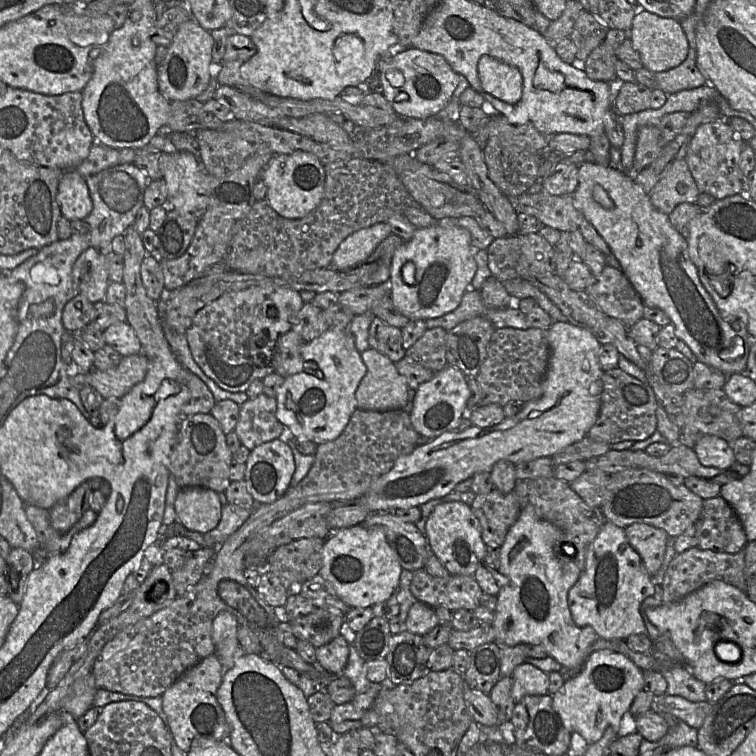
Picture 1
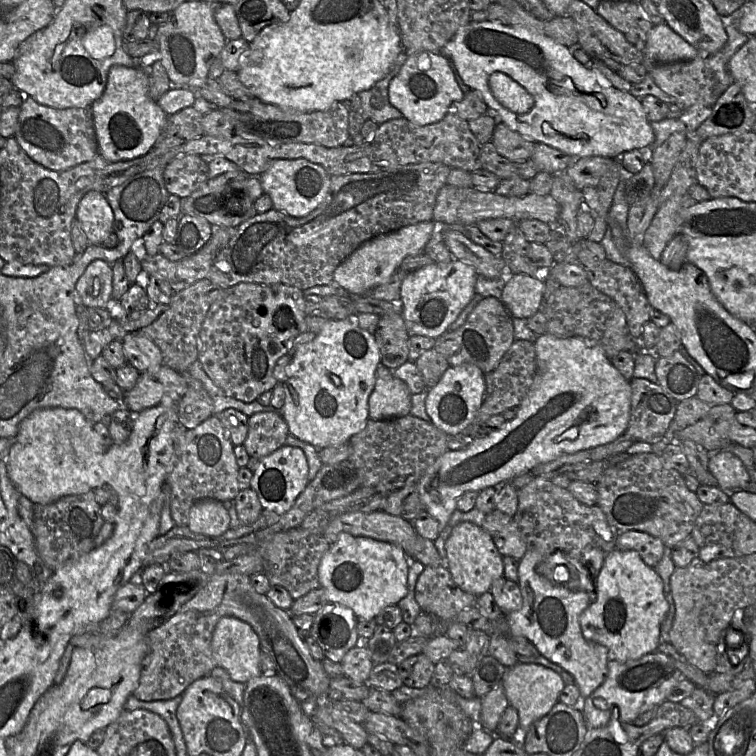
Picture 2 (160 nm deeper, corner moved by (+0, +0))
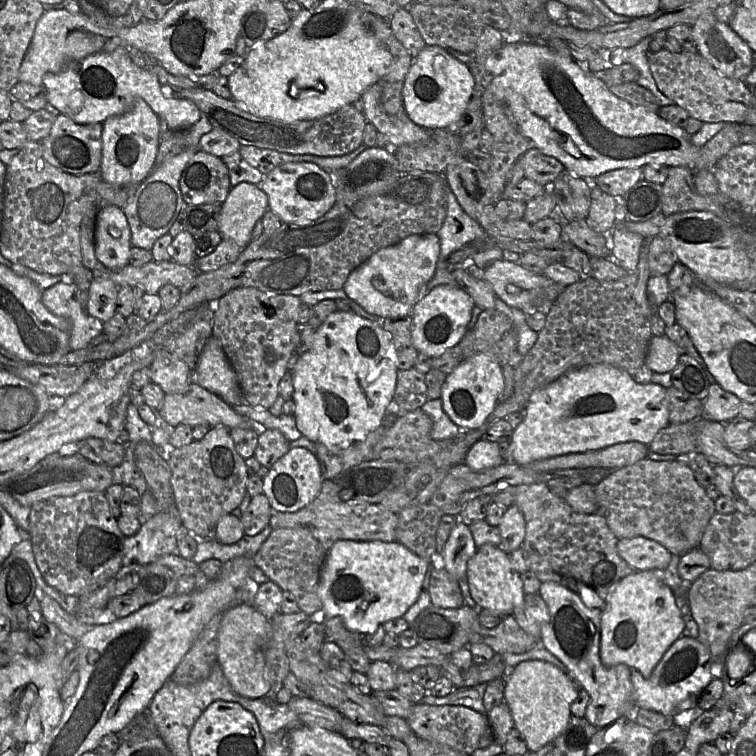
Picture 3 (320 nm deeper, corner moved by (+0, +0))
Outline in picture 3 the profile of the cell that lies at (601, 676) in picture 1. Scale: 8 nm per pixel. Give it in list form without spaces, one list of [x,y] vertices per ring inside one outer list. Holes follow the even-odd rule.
[[[682,635],[665,652],[649,678],[636,669],[630,670],[636,708],[675,716],[696,707],[699,693],[714,678],[714,661],[707,646],[697,638]]]

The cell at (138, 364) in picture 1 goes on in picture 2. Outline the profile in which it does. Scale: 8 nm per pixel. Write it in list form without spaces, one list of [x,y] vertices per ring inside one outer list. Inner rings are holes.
[[[162,365],[156,371],[140,373],[133,389],[125,391],[123,400],[133,412],[158,405],[162,398],[169,396],[176,403],[187,391],[187,382],[180,372]]]

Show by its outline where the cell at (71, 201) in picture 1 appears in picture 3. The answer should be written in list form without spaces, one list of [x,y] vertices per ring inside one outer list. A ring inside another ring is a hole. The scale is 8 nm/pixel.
[[[100,207],[95,221],[95,254],[102,265],[111,271],[130,264],[131,230],[122,208]]]

